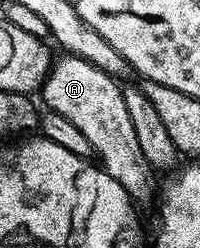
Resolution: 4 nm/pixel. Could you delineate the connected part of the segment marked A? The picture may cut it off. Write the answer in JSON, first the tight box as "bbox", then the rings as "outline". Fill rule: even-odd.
{"bbox":[41,53,157,203],"outline":[[[64,53],[56,57],[51,64],[51,73],[41,87],[41,95],[47,101],[46,109],[53,113],[60,114],[69,120],[89,140],[94,150],[94,157],[99,157],[98,161],[104,172],[108,173],[118,184],[125,188],[130,199],[136,203],[151,202],[154,203],[157,198],[157,186],[155,190],[156,171],[145,160],[145,152],[141,152],[141,144],[137,140],[137,135],[133,129],[133,124],[129,120],[129,111],[125,109],[125,96],[123,95],[123,86],[110,74],[101,72],[101,68],[93,68],[89,60],[81,60],[77,56]]]}

